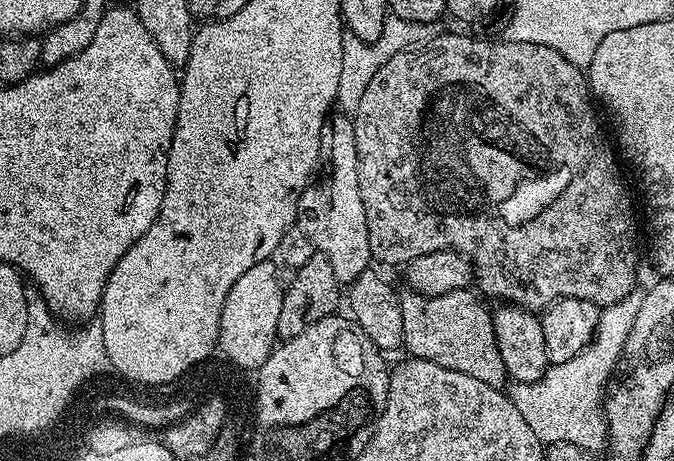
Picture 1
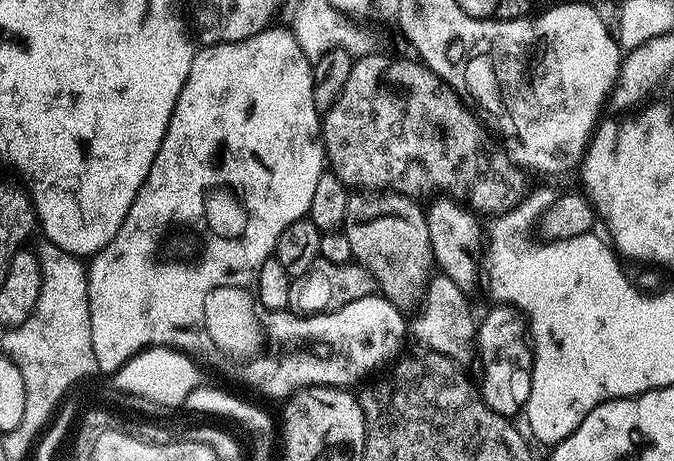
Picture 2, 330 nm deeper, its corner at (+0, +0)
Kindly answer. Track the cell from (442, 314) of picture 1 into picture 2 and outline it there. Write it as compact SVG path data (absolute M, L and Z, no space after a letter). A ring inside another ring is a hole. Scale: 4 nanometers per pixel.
M389 191L387 194L368 194L363 200L363 195L352 194L348 197L348 209L346 210L346 218L344 219L343 234L346 238L350 238L350 250L355 263L364 265L366 270L370 270L370 274L374 278L379 295L385 296L393 306L401 310L415 309L417 305L425 299L425 292L428 289L428 283L434 275L434 261L432 258L432 247L430 246L430 230L428 229L428 218L423 207L419 208L417 201L410 196L402 196L399 192Z

